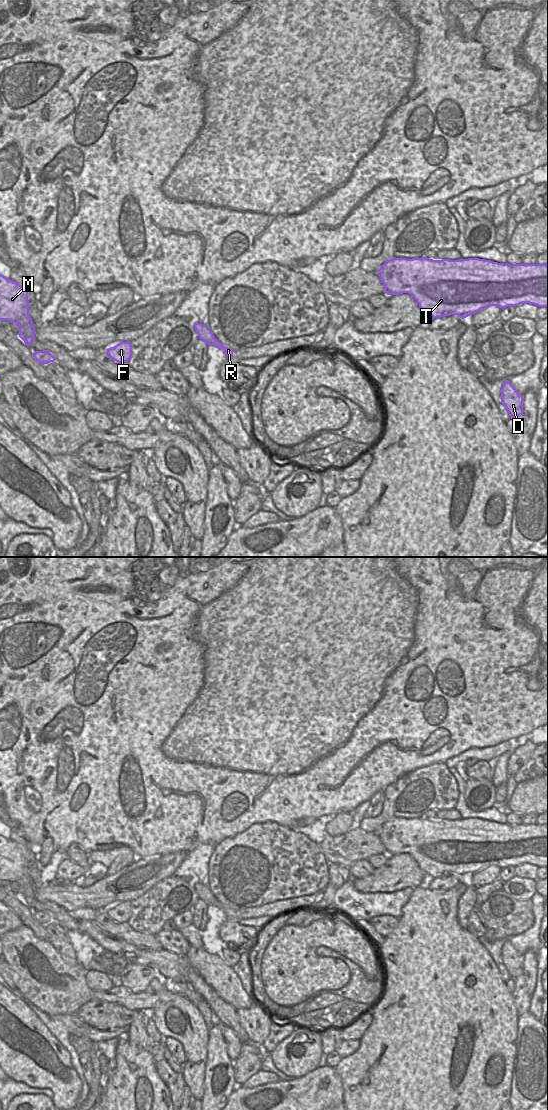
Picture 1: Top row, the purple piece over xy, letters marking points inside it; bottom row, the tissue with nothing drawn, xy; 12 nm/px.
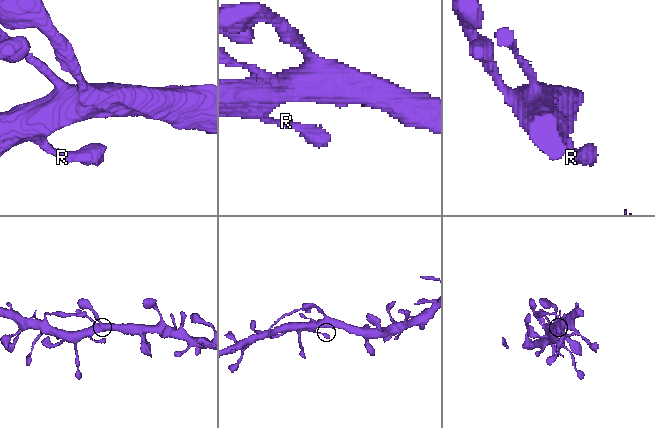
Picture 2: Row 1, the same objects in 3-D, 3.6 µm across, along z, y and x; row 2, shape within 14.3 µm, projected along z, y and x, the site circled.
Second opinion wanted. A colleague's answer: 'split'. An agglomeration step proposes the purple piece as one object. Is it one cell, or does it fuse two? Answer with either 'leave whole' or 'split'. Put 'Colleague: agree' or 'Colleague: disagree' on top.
Colleague: disagree
leave whole

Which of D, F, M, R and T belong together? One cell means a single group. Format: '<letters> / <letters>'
D F M R T

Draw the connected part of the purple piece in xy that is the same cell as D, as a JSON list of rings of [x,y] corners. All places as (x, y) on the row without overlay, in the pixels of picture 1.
[[[508,940],[501,948],[501,963],[506,967],[511,979],[523,975],[523,955],[520,955]]]

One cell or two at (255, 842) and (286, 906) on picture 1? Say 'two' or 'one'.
two

